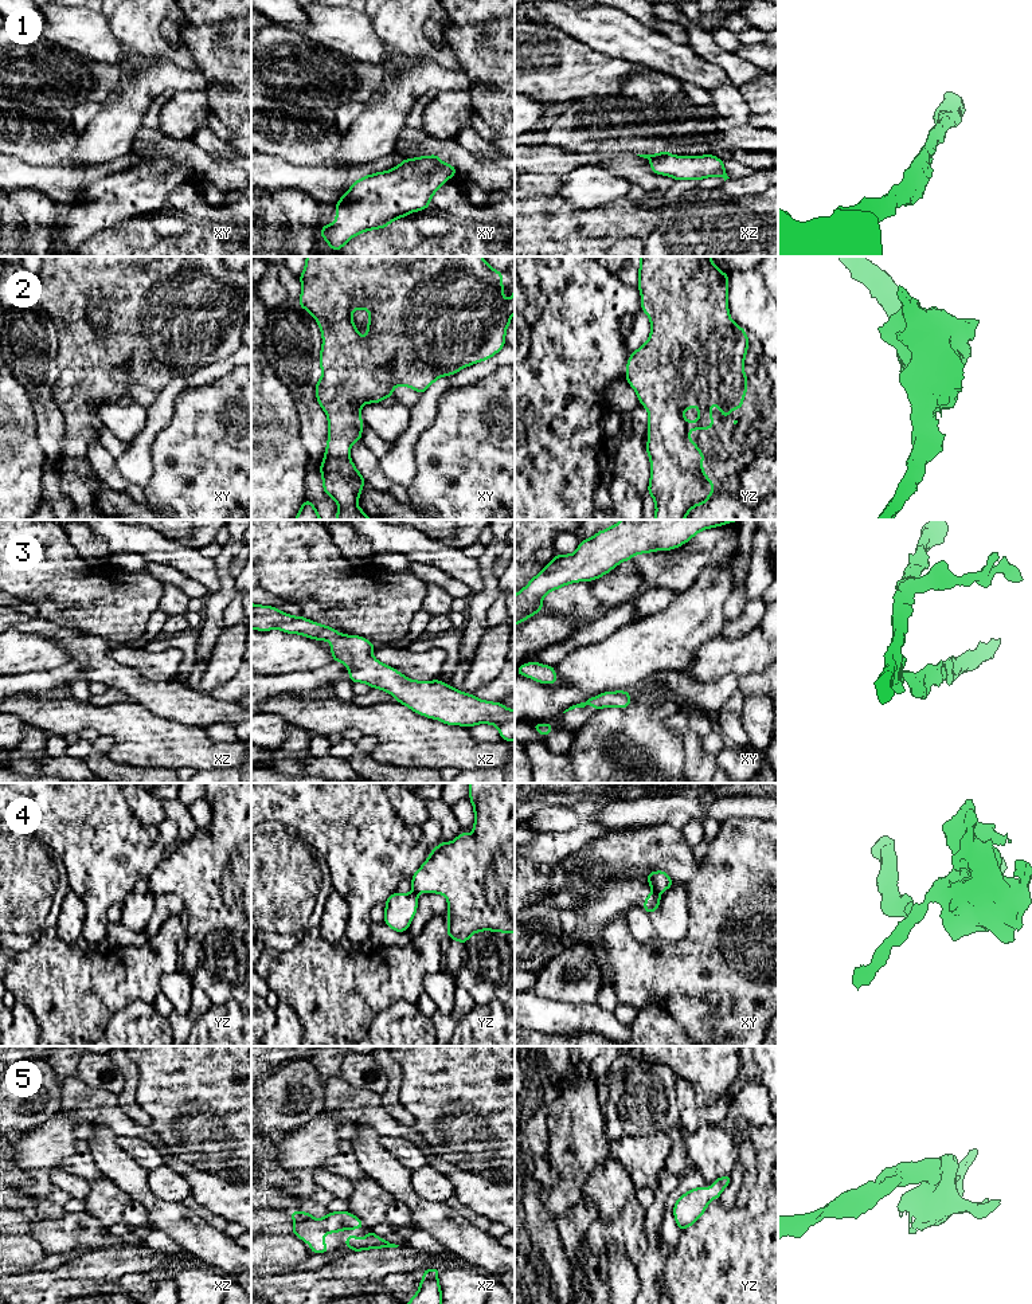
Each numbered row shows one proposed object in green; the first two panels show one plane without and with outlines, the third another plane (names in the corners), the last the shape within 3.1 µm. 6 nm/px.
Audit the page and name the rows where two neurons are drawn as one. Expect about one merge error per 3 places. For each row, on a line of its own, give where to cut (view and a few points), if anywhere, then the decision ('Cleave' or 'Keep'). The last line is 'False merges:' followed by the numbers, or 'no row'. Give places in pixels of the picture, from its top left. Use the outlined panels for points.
1: No split. Keep
2: No split. Keep
3: No split. Keep
4: Split along xy (653, 889), (660, 892). Cleave
5: No split. Keep
False merges: 4

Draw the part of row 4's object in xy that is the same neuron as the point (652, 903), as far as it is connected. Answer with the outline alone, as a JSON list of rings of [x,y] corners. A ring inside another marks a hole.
[[[652,890],[652,893],[645,898],[644,911],[646,913],[650,915],[652,912],[658,909],[658,906],[660,906],[660,896],[661,896],[660,890]]]

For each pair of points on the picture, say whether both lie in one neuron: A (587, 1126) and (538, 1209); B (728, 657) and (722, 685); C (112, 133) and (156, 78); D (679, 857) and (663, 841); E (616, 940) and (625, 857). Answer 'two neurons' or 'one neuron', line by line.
A: two neurons
B: two neurons
C: one neuron
D: one neuron
E: two neurons

